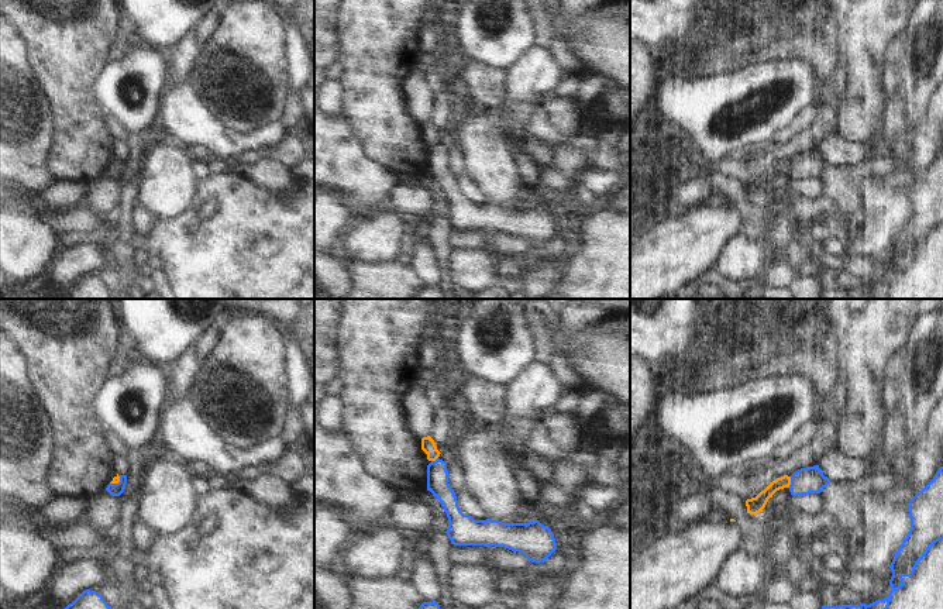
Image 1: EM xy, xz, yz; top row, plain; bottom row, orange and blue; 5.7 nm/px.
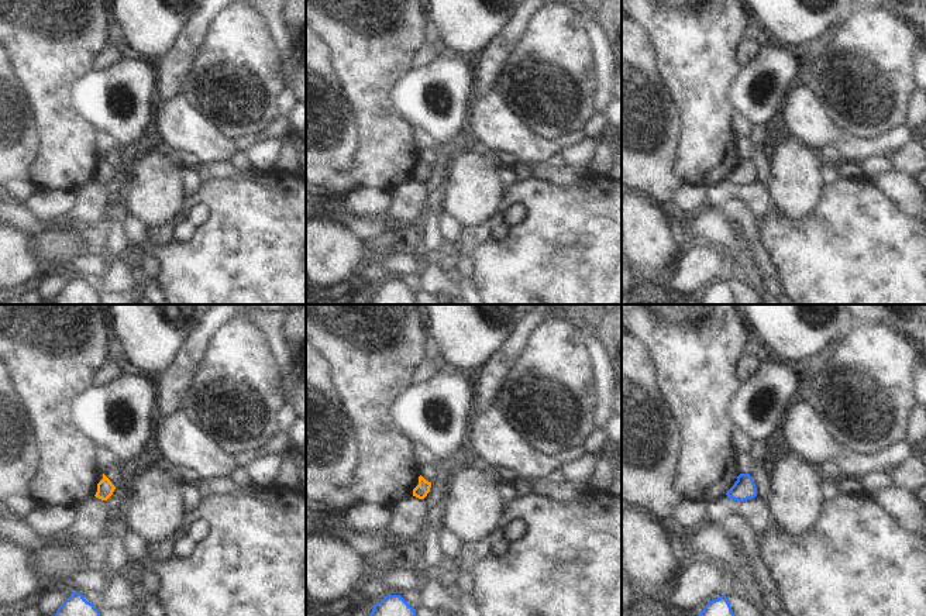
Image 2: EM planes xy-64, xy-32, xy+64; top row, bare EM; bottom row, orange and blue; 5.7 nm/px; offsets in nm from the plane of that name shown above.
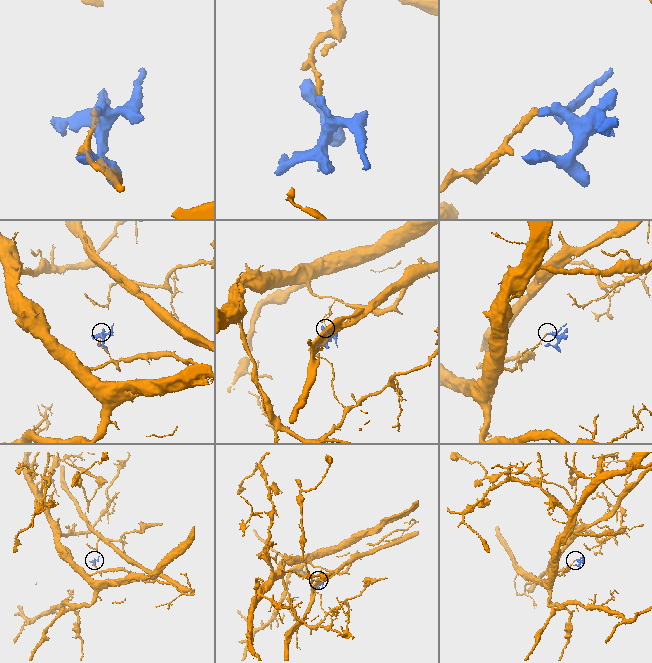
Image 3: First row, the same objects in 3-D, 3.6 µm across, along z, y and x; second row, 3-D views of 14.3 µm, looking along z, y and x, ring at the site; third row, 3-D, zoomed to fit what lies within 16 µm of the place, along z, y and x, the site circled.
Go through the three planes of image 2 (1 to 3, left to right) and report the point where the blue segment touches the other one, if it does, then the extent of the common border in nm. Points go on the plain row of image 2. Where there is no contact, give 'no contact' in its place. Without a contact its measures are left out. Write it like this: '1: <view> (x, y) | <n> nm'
1: no contact
2: no contact
3: no contact

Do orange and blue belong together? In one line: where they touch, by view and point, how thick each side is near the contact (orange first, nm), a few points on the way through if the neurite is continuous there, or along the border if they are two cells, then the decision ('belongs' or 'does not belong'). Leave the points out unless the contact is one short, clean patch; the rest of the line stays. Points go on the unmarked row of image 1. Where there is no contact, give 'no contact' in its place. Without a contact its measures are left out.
yz (790, 167) | 90/150 nm | along yz (791, 161), (788, 171) | does not belong

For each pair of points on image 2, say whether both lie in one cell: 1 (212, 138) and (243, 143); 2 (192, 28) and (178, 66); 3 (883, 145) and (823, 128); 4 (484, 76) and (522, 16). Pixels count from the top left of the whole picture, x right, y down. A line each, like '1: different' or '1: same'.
1: different
2: same
3: same
4: same

